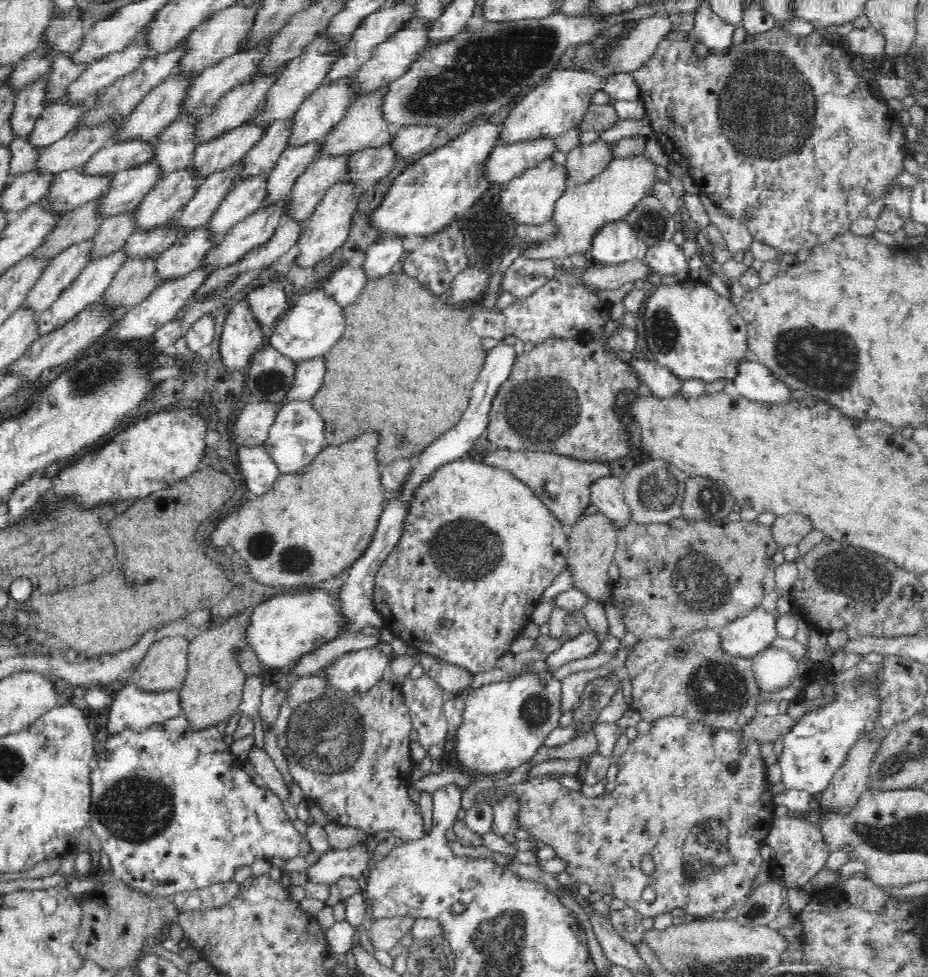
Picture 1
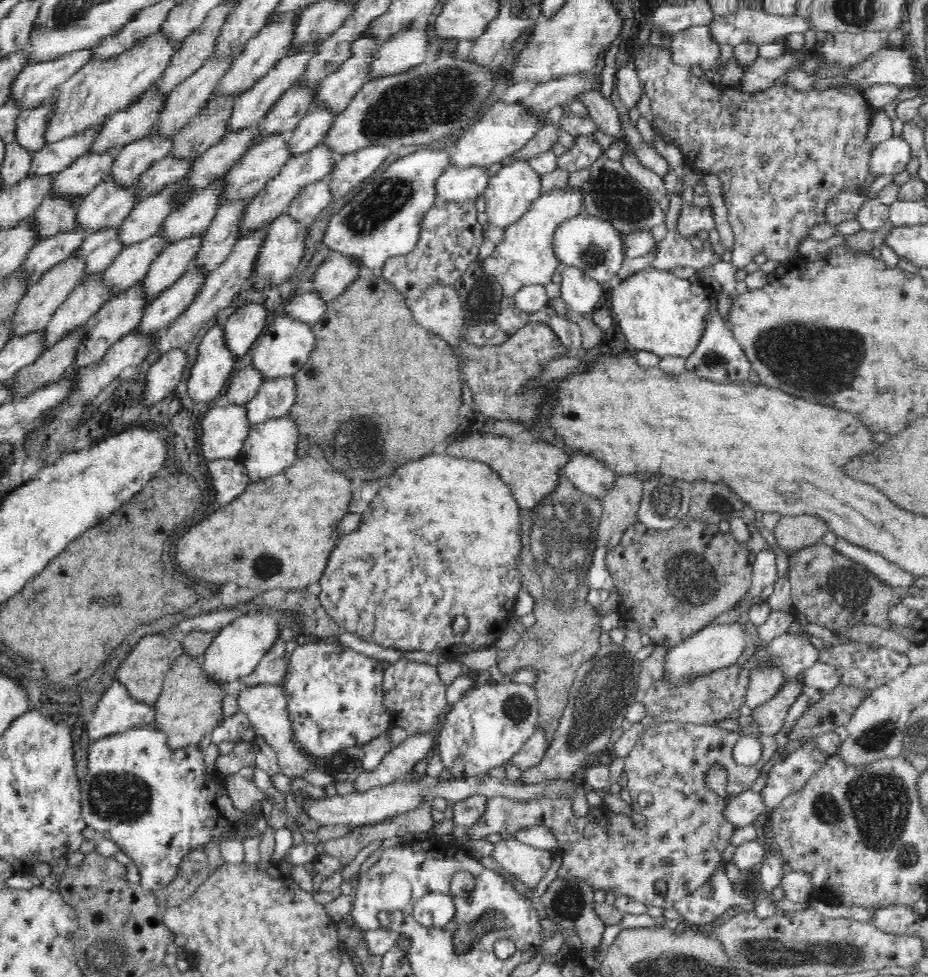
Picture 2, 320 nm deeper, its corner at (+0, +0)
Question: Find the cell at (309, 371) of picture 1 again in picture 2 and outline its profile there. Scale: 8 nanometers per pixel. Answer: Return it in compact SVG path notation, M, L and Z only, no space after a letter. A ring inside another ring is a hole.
M294 376L265 379L256 397L246 404L250 423L255 425L288 416L292 406L295 406L297 395Z

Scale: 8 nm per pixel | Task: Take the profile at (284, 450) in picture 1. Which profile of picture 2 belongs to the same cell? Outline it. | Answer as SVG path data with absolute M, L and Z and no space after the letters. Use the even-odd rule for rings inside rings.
M289 416L273 418L252 425L249 438L246 440L245 447L242 448L239 457L242 463L246 465L246 471L248 471L252 482L257 481L259 478L282 474L284 470L290 468L300 458L298 456L299 441L298 423L290 419Z

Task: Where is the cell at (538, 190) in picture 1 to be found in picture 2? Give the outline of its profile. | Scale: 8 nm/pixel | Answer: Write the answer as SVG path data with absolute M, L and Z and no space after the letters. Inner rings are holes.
M514 160L510 165L499 169L490 178L490 186L484 192L485 212L489 222L498 228L512 226L514 222L518 222L530 210L532 202L544 194L542 178L543 176L540 176L526 161Z

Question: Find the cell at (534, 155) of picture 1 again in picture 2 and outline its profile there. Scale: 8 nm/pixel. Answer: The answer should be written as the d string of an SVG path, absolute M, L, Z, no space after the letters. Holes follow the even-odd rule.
M453 165L436 184L439 200L464 202L478 200L490 186L490 170L487 166L472 165L460 167Z

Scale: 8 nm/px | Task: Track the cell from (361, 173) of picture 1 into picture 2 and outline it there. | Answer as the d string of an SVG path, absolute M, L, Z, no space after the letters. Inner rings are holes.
M328 178L308 184L292 200L288 214L298 221L310 221L316 218L324 208L335 202L334 193Z

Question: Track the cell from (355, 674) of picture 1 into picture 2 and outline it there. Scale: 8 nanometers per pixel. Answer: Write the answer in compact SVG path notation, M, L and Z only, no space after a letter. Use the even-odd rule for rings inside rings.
M331 641L299 645L287 663L287 676L282 687L288 693L288 707L292 711L292 725L302 749L314 757L331 757L342 747L352 748L375 739L390 724L391 715L383 703L384 666L376 659L341 647Z

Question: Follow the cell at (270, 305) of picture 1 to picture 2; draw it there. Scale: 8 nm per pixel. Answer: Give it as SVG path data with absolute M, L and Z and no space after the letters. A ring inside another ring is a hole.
M248 304L238 308L224 324L226 343L234 357L240 358L252 349L266 329L268 310L264 304Z

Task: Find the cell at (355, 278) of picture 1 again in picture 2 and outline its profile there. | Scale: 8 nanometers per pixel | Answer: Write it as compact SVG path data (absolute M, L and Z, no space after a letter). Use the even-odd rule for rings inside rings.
M318 291L304 292L304 294L292 294L286 301L281 313L288 313L296 319L302 319L312 326L317 320L320 320L329 302L322 297Z

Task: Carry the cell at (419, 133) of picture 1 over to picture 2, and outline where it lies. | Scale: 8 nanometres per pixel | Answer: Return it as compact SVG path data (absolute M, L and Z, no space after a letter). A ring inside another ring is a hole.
M372 145L338 157L334 173L328 176L335 200L374 178L395 147Z

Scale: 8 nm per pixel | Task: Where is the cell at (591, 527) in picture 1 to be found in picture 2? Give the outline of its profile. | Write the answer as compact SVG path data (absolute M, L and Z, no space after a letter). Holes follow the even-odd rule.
M635 474L624 475L601 500L602 516L597 526L596 546L610 544L612 536L624 532L637 521L641 480Z

